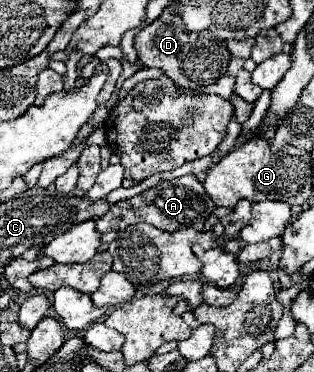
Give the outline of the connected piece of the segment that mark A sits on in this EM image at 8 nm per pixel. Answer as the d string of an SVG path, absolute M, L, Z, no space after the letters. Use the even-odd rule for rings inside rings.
M185 175L179 179L171 179L171 181L159 181L159 185L143 191L141 195L115 203L103 217L97 219L97 231L99 233L121 231L139 221L145 221L163 231L177 231L181 227L193 227L195 231L203 231L203 225L207 217L213 213L213 209L215 209L215 203L207 195L205 187L197 181L197 177Z

